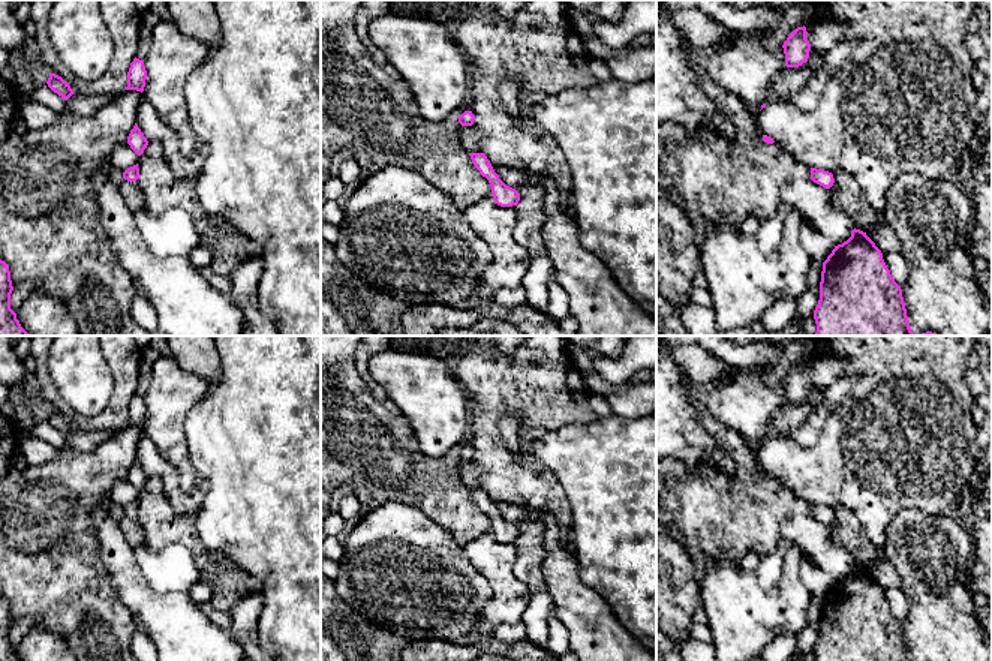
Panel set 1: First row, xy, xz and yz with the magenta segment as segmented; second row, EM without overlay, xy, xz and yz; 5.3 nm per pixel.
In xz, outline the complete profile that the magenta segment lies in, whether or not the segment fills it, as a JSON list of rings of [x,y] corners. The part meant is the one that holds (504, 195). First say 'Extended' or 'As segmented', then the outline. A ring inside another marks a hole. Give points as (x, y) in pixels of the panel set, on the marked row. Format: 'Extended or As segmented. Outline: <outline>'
As segmented. Outline: [[[469,153],[469,156],[480,174],[489,180],[495,204],[500,207],[517,205],[520,201],[520,193],[499,178],[487,156],[484,153]]]

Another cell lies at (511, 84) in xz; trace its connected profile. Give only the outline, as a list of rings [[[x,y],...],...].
[[[511,73],[500,81],[502,102],[505,103],[508,114],[512,115],[515,121],[521,121],[518,117],[518,93],[521,88],[523,81],[518,75]]]

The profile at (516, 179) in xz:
[[[493,168],[499,178],[509,187],[515,189],[520,196],[529,184],[529,175],[524,171],[514,168]]]

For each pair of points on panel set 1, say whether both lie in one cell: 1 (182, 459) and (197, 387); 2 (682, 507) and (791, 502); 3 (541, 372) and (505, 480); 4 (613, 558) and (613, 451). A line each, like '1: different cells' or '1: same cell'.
1: same cell
2: same cell
3: same cell
4: same cell

